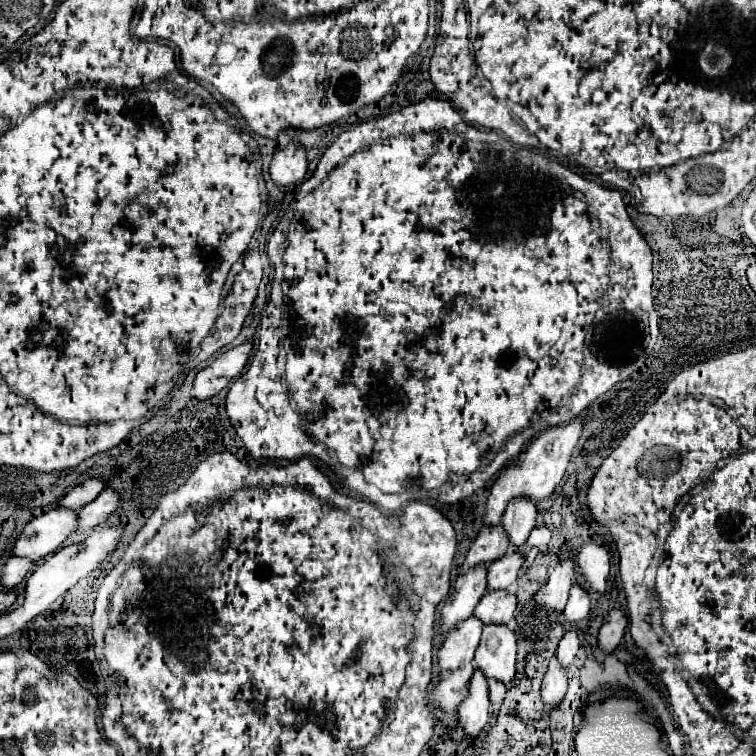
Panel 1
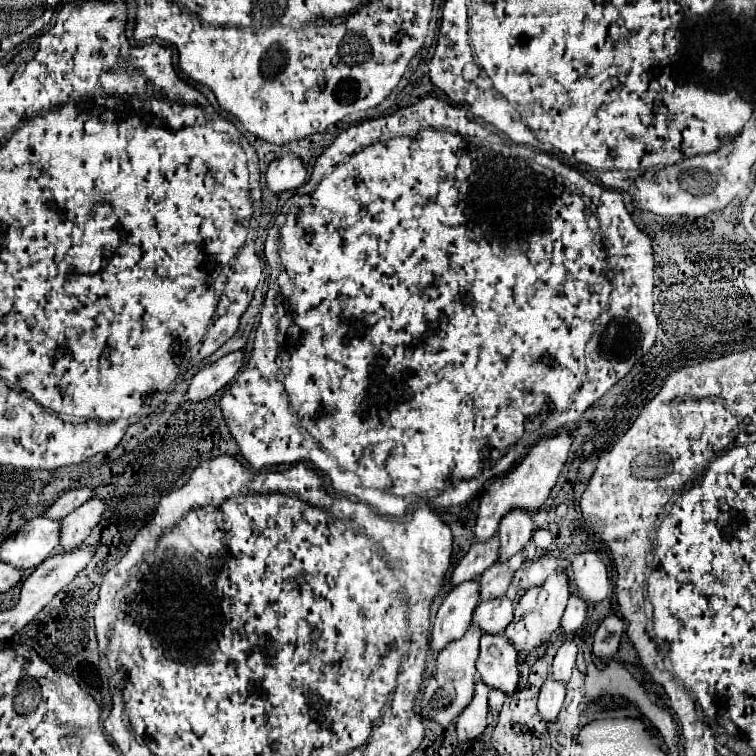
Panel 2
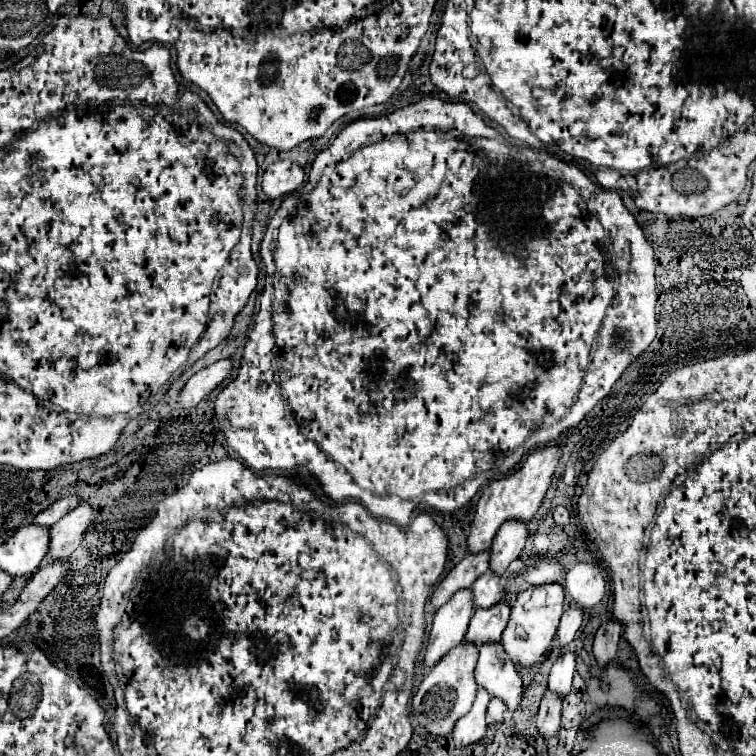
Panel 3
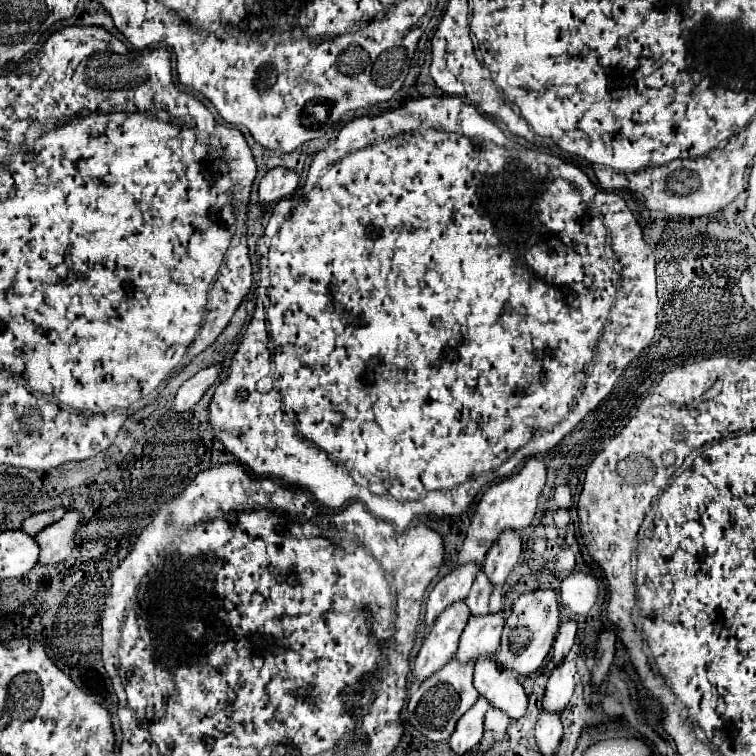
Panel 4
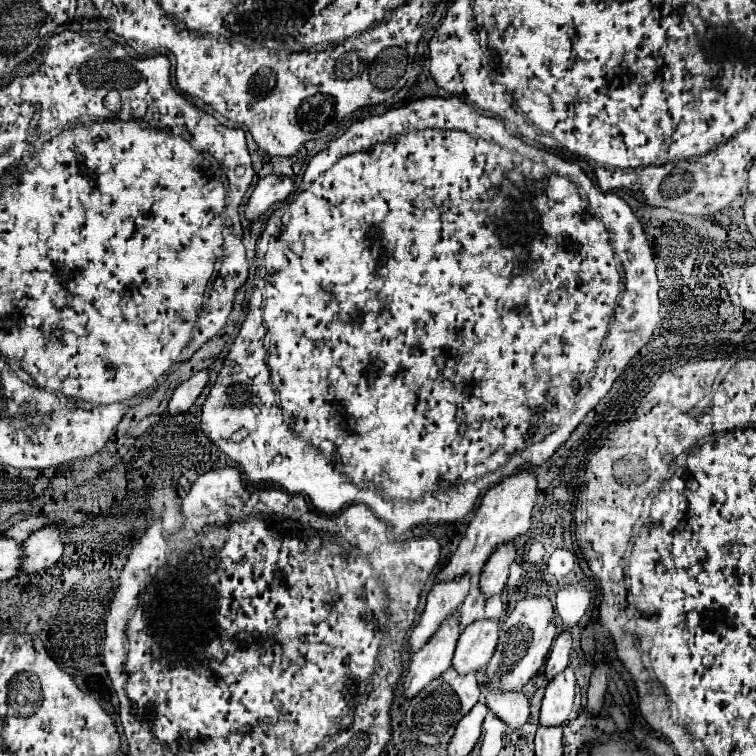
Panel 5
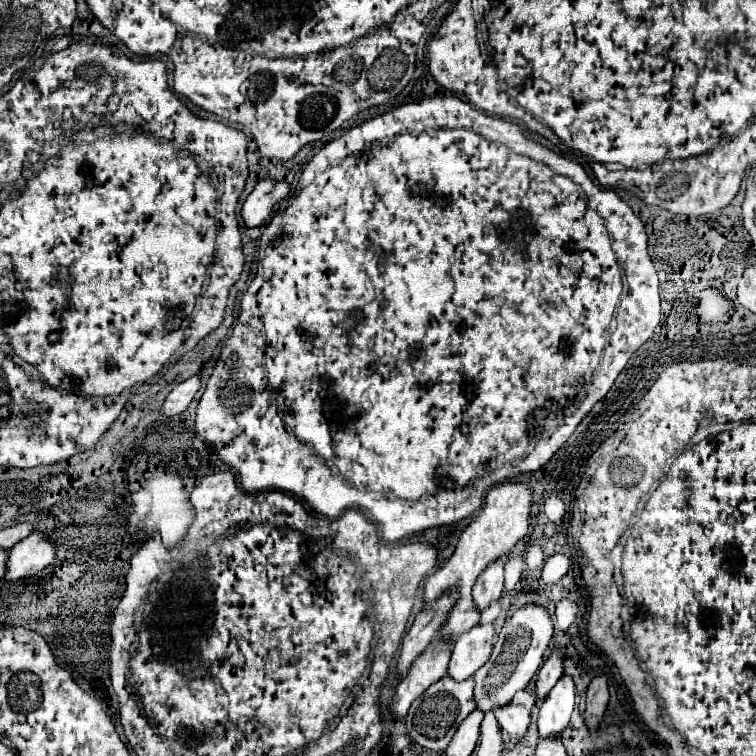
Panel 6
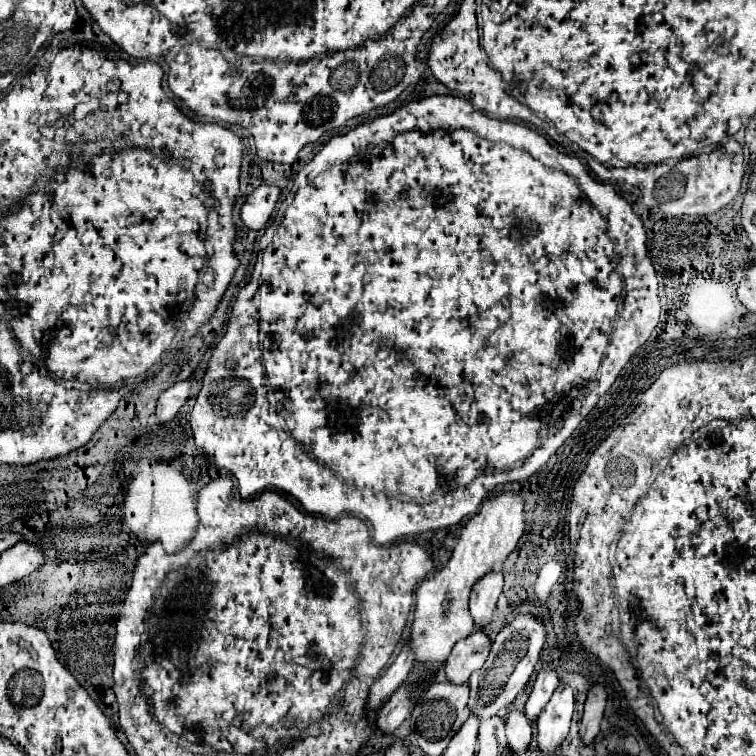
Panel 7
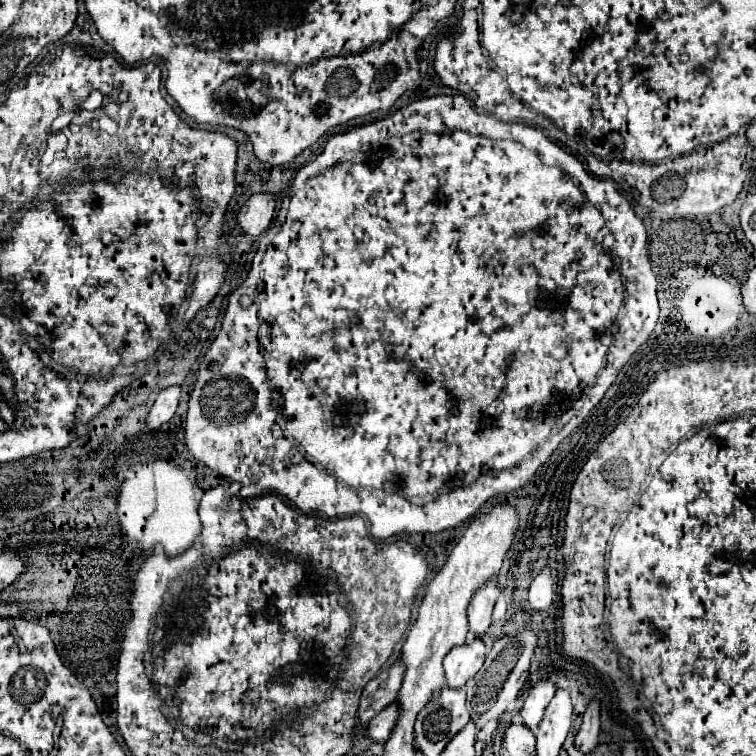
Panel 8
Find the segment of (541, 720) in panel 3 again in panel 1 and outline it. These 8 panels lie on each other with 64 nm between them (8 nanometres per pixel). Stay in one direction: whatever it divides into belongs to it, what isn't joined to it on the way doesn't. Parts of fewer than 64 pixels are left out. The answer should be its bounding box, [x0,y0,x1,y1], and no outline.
[542,656,566,710]

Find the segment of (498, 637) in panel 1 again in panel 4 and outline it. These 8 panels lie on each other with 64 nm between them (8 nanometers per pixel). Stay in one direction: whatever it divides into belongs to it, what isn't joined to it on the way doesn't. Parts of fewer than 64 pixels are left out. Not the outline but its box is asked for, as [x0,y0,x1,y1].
[474,656,526,718]

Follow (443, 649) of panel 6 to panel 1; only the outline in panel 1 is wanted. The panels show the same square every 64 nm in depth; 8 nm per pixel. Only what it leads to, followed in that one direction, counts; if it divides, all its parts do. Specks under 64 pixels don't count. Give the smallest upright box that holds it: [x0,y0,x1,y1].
[438,564,488,636]

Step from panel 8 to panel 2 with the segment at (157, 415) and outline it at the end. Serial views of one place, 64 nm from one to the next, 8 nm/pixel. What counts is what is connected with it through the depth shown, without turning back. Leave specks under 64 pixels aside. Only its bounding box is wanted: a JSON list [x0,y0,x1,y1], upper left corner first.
[186,350,244,402]

